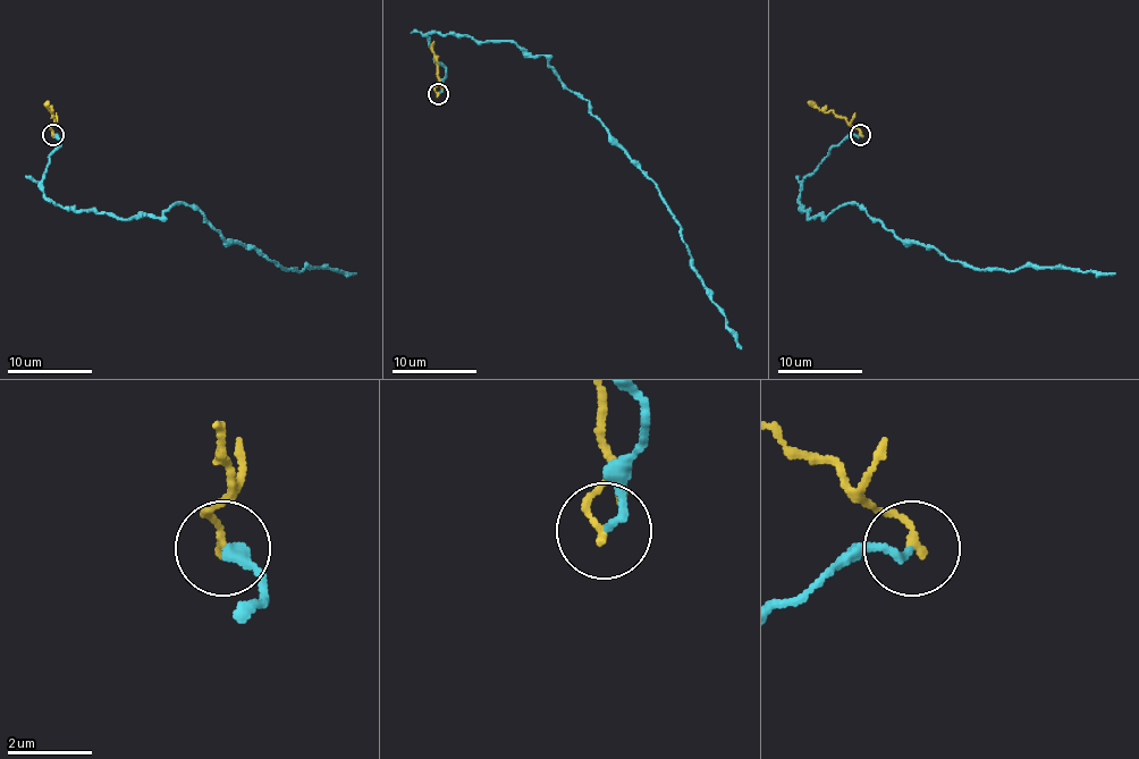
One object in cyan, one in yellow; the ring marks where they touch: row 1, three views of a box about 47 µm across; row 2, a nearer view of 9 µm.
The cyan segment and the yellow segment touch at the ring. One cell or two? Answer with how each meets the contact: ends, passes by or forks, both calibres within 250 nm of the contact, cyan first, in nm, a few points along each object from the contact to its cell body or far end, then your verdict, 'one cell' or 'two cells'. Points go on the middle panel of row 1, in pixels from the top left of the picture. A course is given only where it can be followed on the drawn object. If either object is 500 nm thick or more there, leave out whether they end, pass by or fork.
cyan ends | yellow ends | 170/170 nm | cyan via (438, 94), (445, 69), (430, 33), (514, 42), (543, 55), (654, 183), (691, 269), (742, 350) | yellow via (438, 94), (435, 90), (438, 77), (435, 42) | two cells

